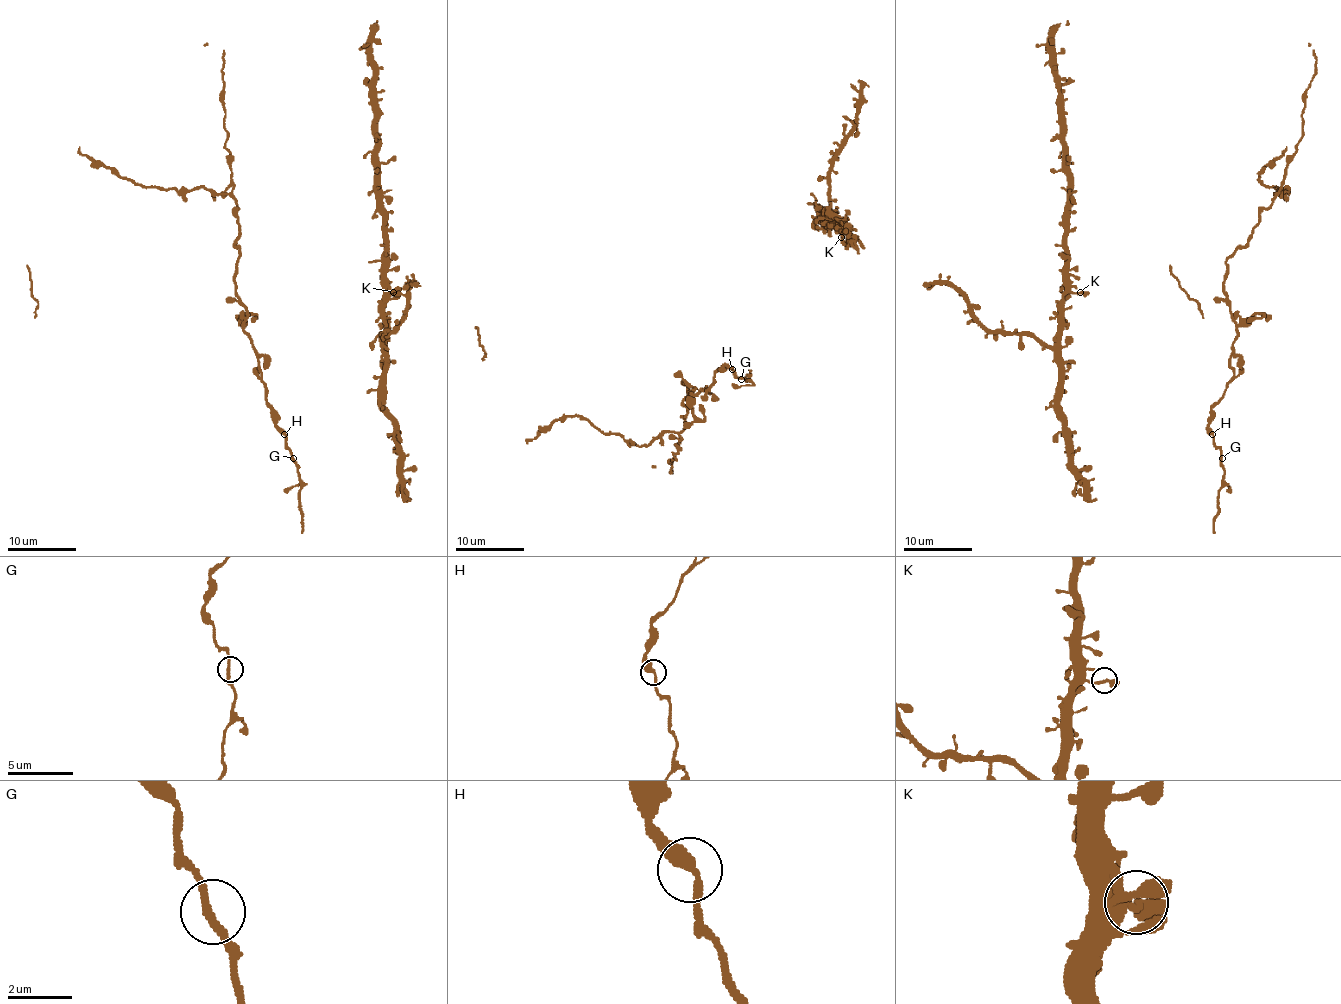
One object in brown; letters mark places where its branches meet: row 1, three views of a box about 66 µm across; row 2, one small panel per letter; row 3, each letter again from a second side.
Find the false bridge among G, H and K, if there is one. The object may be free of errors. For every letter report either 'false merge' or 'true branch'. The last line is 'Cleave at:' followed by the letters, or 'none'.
G: true branch
H: true branch
K: true branch
Cleave at: none

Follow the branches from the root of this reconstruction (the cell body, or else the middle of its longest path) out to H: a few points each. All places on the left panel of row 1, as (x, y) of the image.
H: (291, 460), (284, 434)

